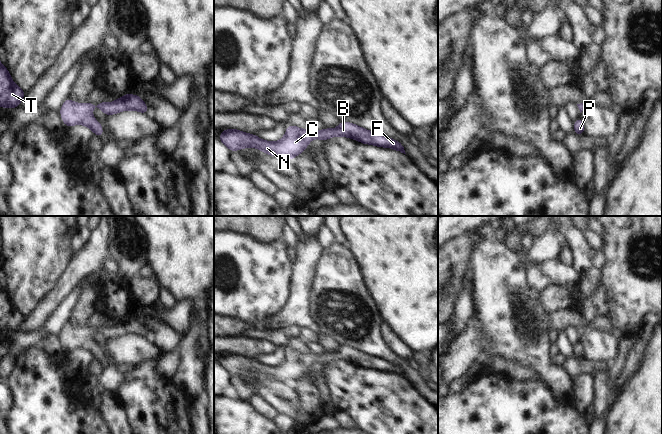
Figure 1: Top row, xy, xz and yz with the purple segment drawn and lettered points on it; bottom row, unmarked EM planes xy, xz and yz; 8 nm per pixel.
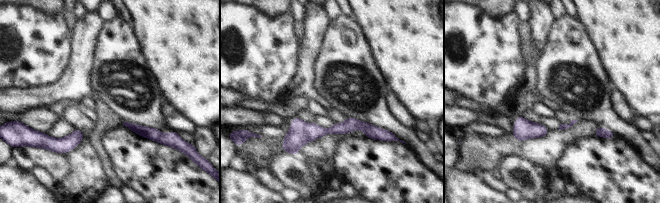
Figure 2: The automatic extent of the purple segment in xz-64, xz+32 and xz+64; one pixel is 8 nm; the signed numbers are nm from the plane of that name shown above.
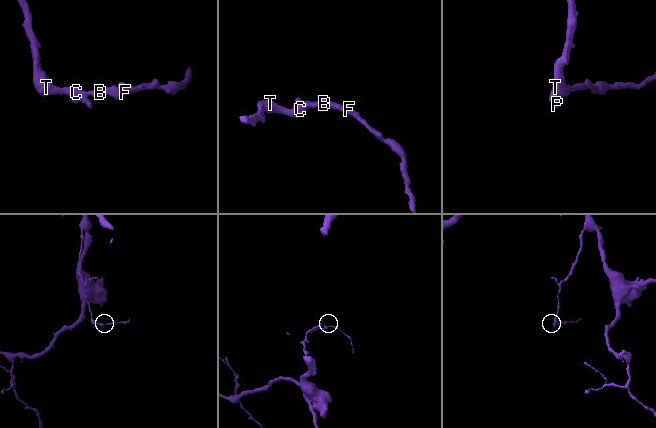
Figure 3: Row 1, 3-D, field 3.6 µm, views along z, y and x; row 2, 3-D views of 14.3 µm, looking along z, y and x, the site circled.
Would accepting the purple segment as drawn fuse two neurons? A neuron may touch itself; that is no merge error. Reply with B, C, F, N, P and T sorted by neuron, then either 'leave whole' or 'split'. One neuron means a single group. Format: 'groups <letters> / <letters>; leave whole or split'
groups B C F N P T; leave whole

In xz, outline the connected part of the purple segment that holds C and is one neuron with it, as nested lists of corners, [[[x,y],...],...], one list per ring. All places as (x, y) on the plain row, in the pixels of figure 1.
[[[344,345],[340,346],[336,353],[325,352],[321,355],[304,354],[293,349],[287,349],[286,358],[278,366],[268,366],[258,362],[256,359],[247,358],[236,353],[223,353],[219,363],[231,375],[254,371],[269,379],[291,384],[301,378],[312,363],[319,362],[323,366],[334,360],[345,360],[358,364],[363,368],[388,371],[406,378],[400,366]]]

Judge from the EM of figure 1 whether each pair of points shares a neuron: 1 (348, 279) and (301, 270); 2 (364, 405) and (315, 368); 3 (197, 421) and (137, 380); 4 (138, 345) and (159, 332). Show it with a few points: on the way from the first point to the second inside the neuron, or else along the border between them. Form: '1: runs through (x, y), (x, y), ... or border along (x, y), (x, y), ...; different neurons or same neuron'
1: border along (322, 251), (309, 296); different neurons
2: border along (322, 376), (331, 398); different neurons
3: border along (194, 398), (187, 411), (189, 423); different neurons
4: border along (147, 337), (163, 353); different neurons

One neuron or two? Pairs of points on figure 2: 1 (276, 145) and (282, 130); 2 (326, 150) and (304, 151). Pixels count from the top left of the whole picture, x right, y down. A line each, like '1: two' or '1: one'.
1: two
2: one

